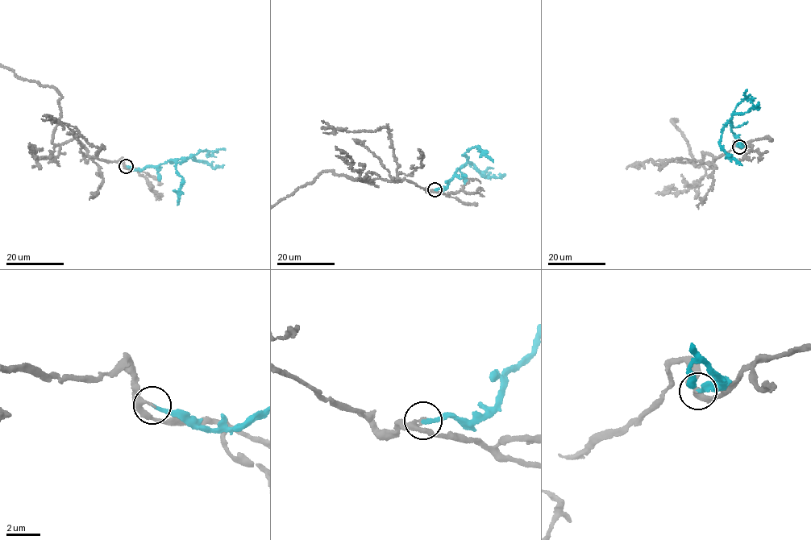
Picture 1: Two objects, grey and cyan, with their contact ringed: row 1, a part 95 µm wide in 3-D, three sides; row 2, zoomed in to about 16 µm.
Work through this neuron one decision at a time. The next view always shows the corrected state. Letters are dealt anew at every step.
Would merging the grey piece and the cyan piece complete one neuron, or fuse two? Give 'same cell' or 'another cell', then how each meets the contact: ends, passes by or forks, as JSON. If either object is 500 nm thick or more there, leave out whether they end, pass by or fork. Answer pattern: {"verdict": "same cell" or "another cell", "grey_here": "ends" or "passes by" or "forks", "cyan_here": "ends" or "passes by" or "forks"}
{"verdict": "same cell", "grey_here": "passes by", "cyan_here": "ends"}

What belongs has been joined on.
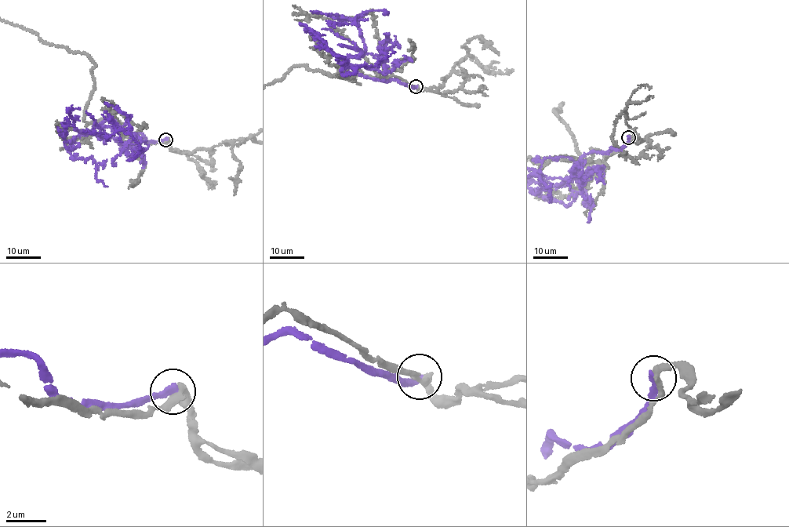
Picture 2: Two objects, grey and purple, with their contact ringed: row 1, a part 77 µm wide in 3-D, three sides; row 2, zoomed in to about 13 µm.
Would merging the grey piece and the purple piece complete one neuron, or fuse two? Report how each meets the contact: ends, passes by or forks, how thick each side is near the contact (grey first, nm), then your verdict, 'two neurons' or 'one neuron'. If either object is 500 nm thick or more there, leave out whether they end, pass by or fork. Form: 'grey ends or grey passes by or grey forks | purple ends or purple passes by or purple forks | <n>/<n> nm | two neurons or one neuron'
grey passes by | purple ends | 320/320 nm | two neurons

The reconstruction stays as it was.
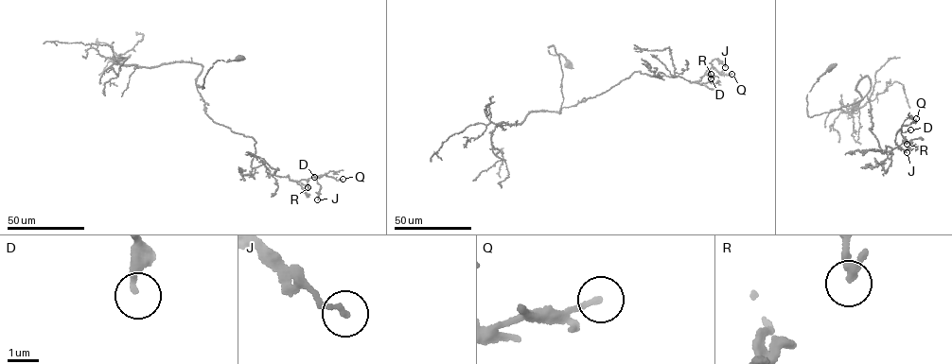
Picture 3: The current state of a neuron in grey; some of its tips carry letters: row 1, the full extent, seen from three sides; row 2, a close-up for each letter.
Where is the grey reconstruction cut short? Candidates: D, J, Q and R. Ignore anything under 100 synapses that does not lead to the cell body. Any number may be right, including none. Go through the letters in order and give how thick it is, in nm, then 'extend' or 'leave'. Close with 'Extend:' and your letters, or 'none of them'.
D: calibre 190 nm; leave
J: calibre 160 nm; leave
Q: calibre 190 nm; leave
R: calibre 280 nm; leave
Extend: none of them

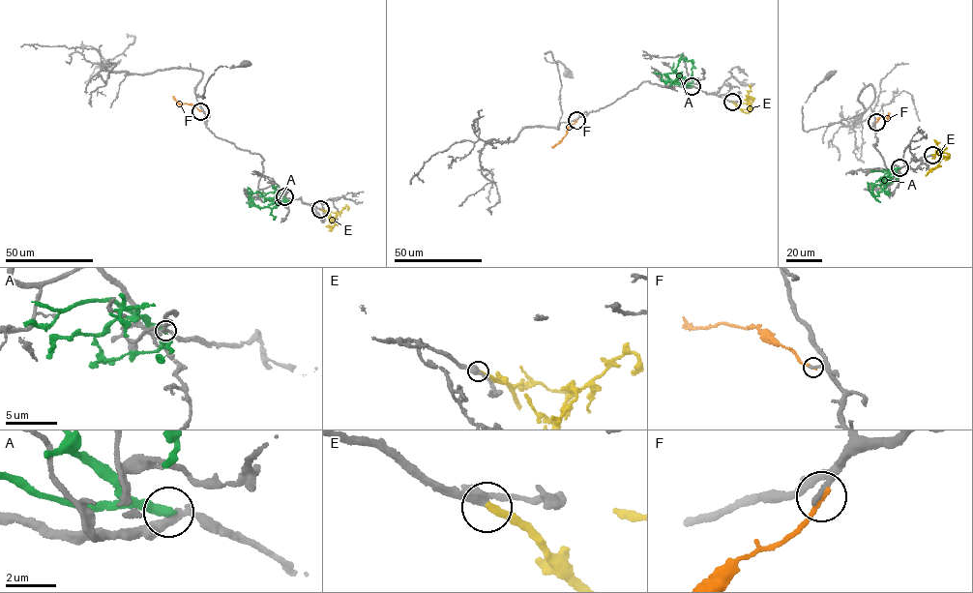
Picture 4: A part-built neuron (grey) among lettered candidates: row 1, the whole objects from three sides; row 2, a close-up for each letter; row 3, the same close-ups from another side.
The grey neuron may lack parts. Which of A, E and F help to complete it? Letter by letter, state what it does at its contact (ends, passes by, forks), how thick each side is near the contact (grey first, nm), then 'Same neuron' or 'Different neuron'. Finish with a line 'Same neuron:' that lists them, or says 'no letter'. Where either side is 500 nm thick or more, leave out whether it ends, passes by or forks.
A: It ends there. Thickness 320 nm (grey) against 360 nm. Different neuron
E: It ends there. Thickness 320 nm (grey) against 280 nm. Same neuron
F: It ends there. Thickness 240 nm (grey) against 200 nm. Different neuron
Same neuron: E

